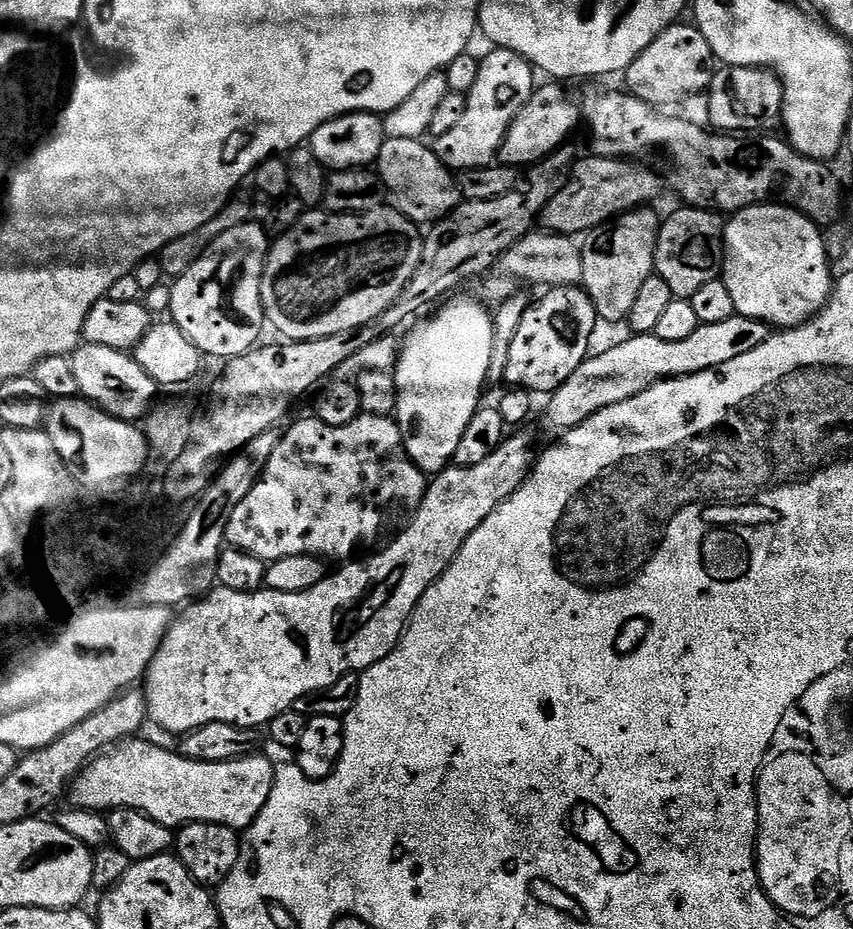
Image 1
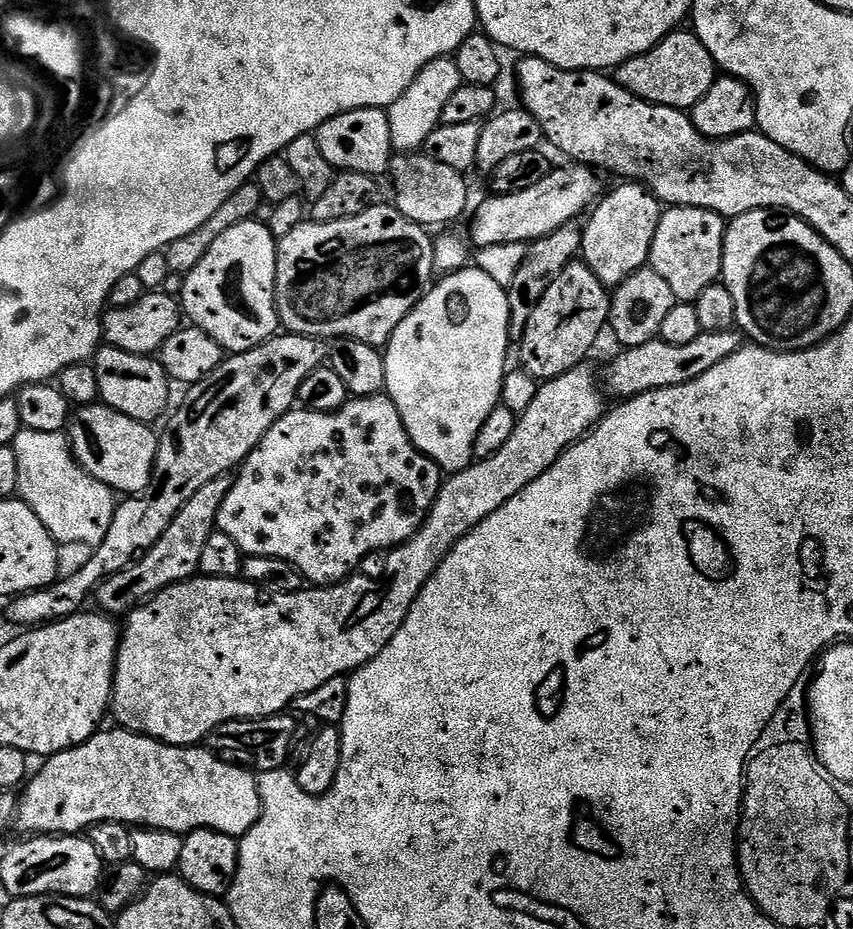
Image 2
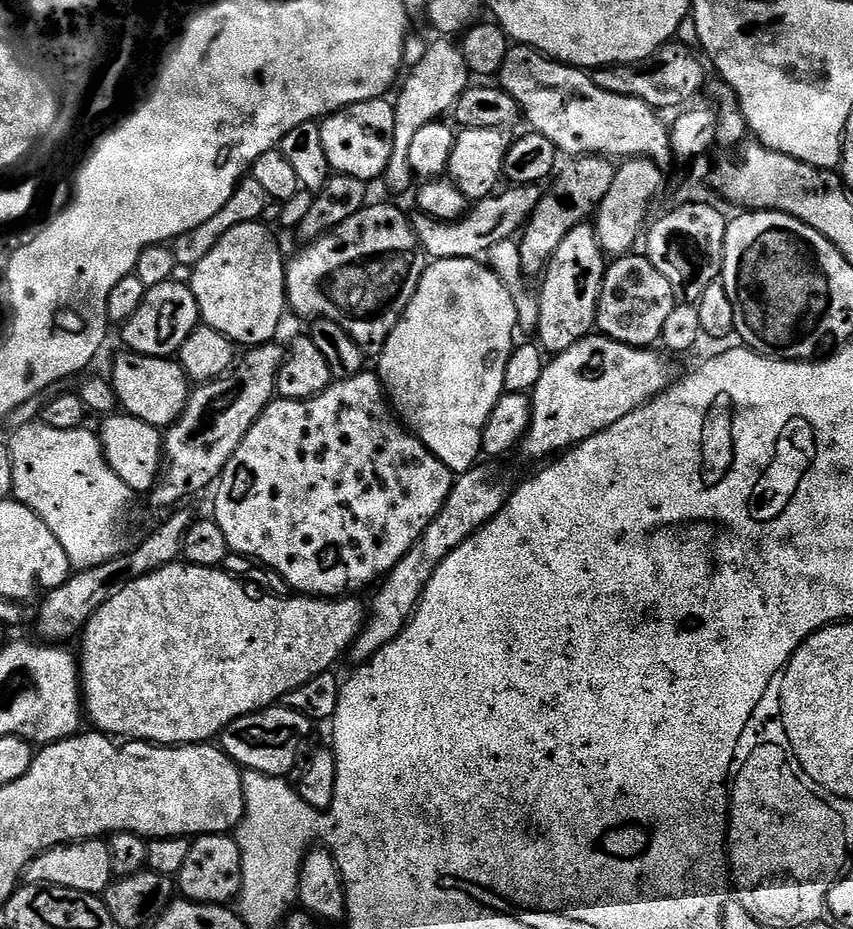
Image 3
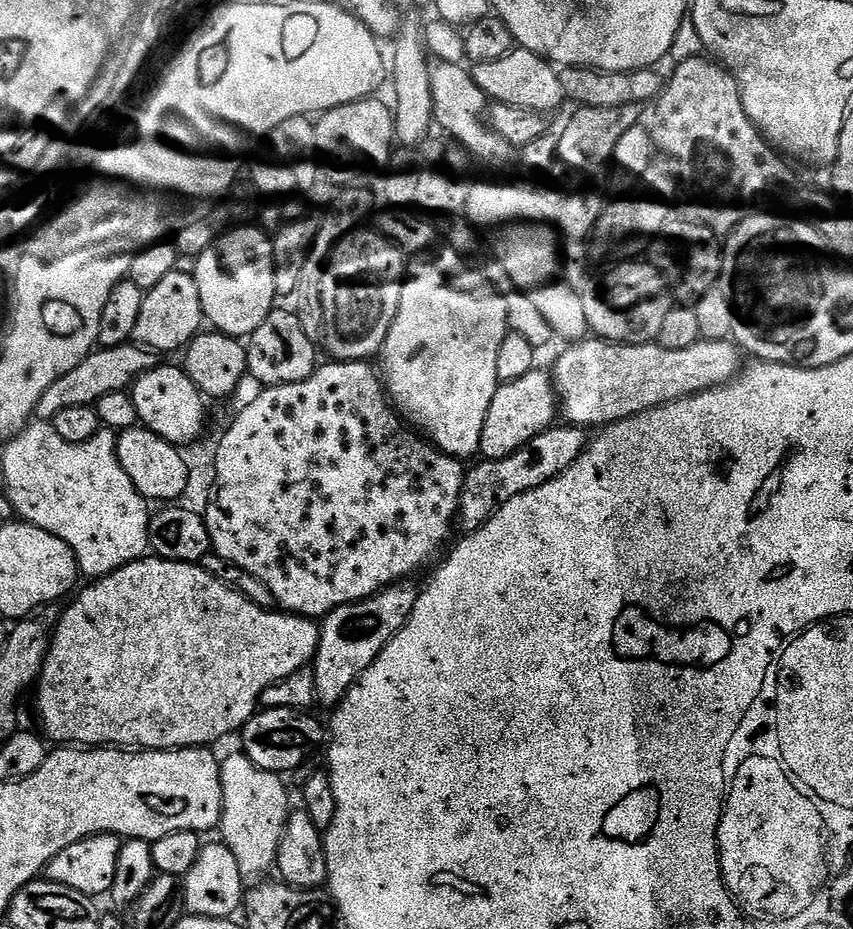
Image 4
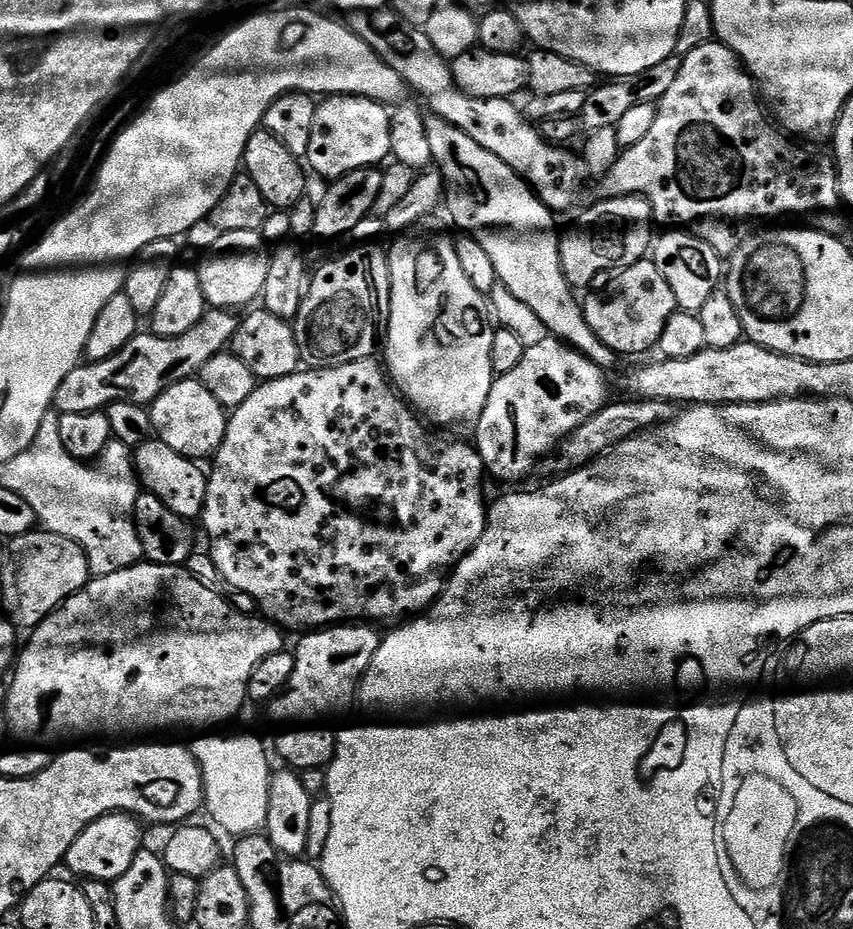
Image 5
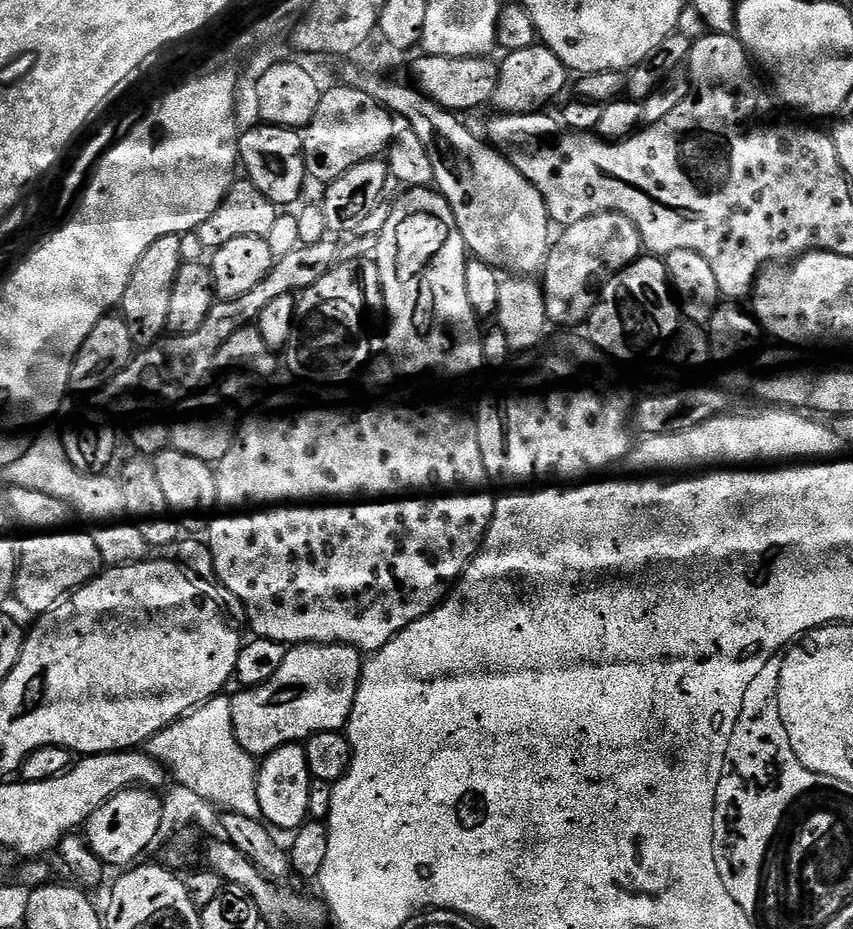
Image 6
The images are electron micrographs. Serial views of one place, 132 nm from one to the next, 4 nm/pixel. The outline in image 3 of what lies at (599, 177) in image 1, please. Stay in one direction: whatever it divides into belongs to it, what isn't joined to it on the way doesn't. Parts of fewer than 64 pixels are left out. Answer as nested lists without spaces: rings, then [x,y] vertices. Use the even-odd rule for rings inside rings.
[[[508,186],[505,189],[505,192],[500,190],[484,200],[475,201],[459,220],[435,220],[423,214],[413,215],[410,223],[425,257],[429,261],[471,260],[483,257],[498,242],[513,239],[528,223],[542,192],[536,186]]]

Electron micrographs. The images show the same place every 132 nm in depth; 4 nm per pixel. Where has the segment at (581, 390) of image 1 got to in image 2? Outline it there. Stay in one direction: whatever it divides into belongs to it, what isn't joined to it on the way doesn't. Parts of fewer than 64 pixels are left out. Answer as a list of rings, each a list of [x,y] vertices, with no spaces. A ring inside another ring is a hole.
[[[736,330],[701,332],[698,338],[694,338],[694,342],[686,342],[686,346],[670,346],[664,340],[657,338],[637,348],[620,350],[620,353],[604,368],[602,388],[609,397],[631,398],[659,388],[682,386],[706,374],[706,370],[714,370],[718,362],[726,362],[726,358],[730,358],[730,354],[734,354],[740,347],[742,347],[742,336]]]

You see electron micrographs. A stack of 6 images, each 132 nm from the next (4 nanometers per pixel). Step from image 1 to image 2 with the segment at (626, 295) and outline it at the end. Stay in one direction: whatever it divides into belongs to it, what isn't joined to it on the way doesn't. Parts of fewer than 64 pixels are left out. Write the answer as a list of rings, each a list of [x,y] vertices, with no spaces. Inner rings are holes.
[[[635,182],[617,184],[620,185],[591,209],[588,224],[583,225],[583,263],[609,290],[615,290],[623,280],[630,278],[630,274],[649,263],[654,234],[662,215],[661,201],[644,185]]]

